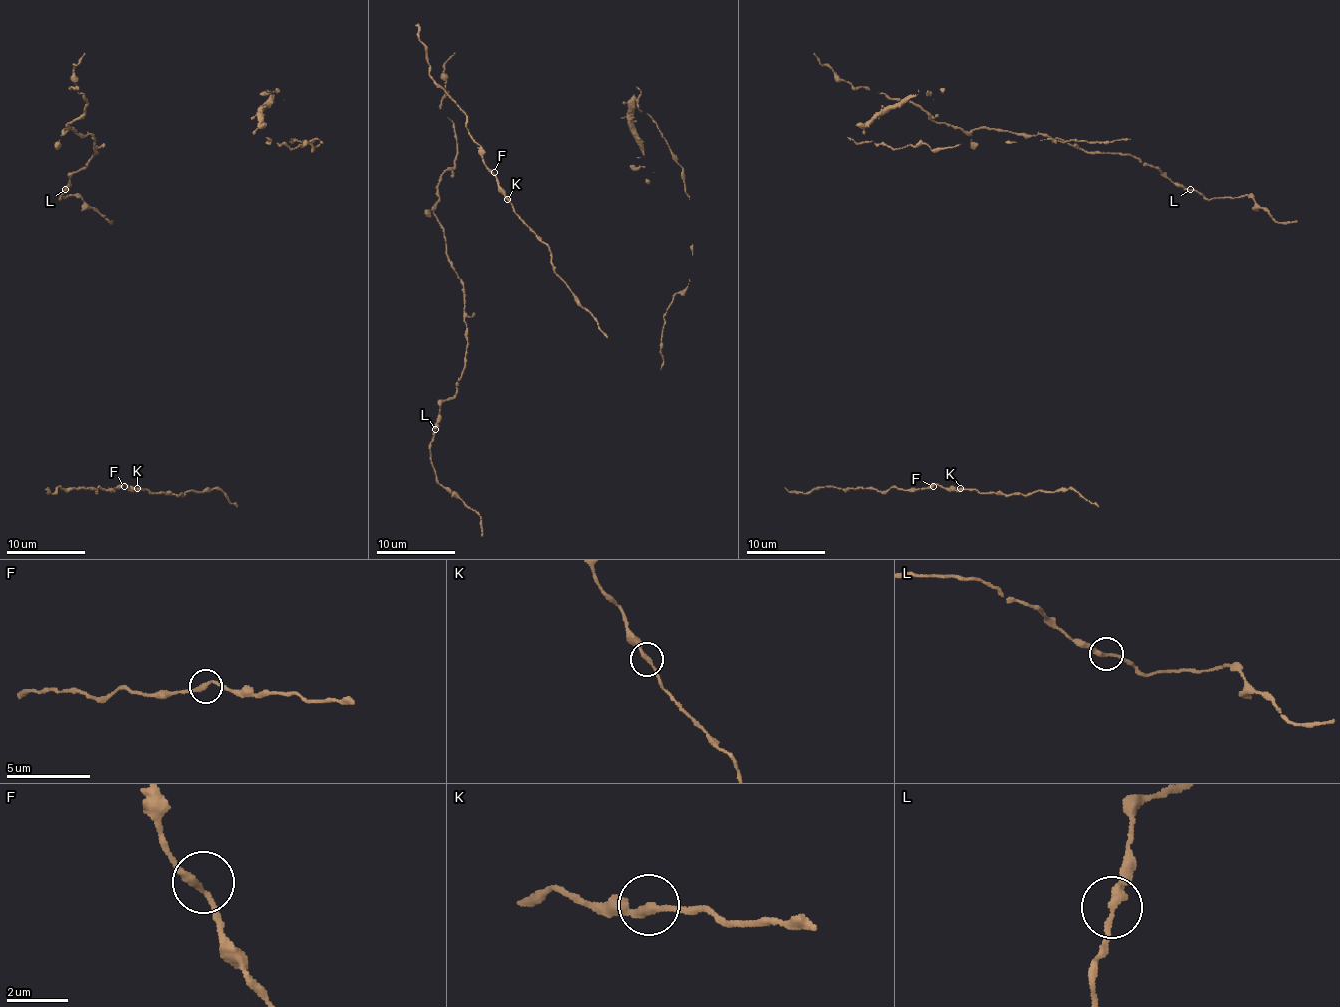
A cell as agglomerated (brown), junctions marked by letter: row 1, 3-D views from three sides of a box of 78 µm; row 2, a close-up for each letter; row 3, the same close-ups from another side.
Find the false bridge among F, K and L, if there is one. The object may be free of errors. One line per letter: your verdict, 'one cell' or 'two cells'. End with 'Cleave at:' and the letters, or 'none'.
F: one cell
K: one cell
L: one cell
Cleave at: none

